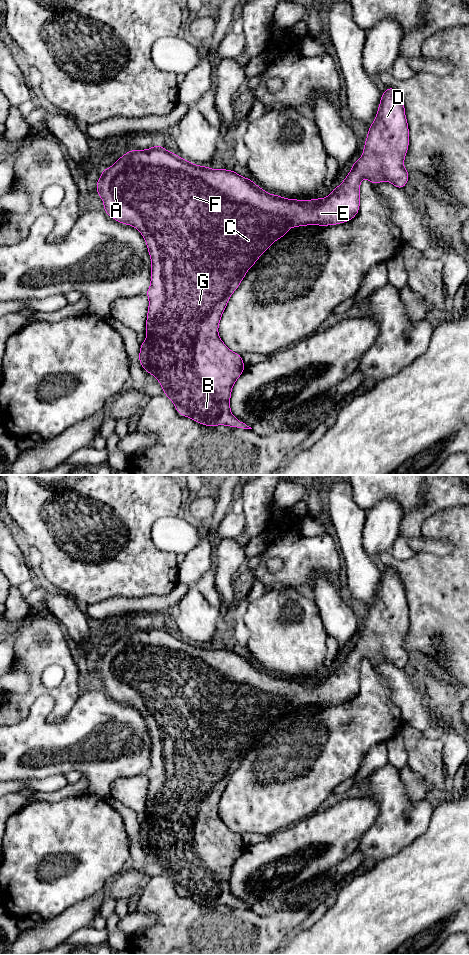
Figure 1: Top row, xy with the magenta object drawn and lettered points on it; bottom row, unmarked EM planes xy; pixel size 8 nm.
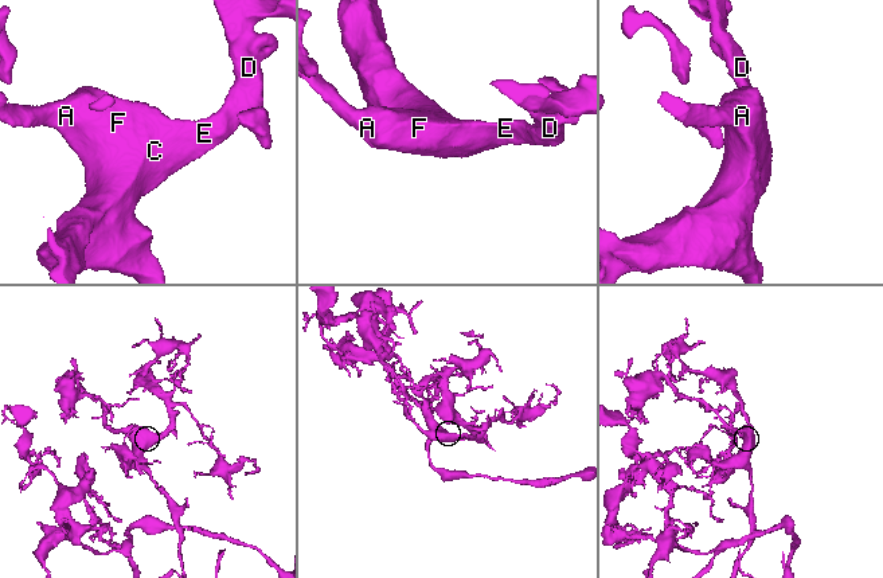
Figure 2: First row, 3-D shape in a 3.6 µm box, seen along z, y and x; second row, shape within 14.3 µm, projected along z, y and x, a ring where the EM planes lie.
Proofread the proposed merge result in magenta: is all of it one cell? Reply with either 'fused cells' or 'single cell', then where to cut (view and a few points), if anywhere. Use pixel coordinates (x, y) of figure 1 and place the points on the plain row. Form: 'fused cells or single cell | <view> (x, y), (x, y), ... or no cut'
single cell | no cut

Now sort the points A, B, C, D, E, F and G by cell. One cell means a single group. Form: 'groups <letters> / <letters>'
groups A B C D E F G

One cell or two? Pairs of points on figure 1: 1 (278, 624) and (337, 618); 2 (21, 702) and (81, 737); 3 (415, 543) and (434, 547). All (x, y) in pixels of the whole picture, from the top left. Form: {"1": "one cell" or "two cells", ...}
{"1": "one cell", "2": "two cells", "3": "one cell"}

